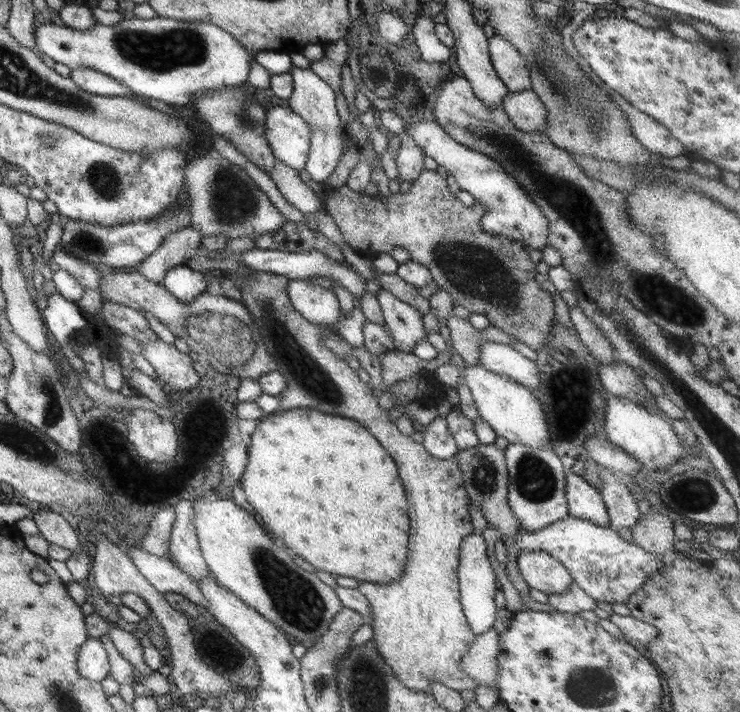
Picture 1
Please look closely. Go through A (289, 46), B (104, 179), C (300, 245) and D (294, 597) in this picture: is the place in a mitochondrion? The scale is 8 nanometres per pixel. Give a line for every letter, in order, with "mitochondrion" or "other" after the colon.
A: other
B: mitochondrion
C: other
D: mitochondrion

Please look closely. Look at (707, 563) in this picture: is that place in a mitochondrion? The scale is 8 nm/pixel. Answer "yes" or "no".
no

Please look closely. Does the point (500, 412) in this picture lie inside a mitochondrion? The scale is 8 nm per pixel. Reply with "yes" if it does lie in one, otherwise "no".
no

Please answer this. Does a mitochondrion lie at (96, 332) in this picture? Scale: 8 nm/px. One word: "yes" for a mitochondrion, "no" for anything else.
no

